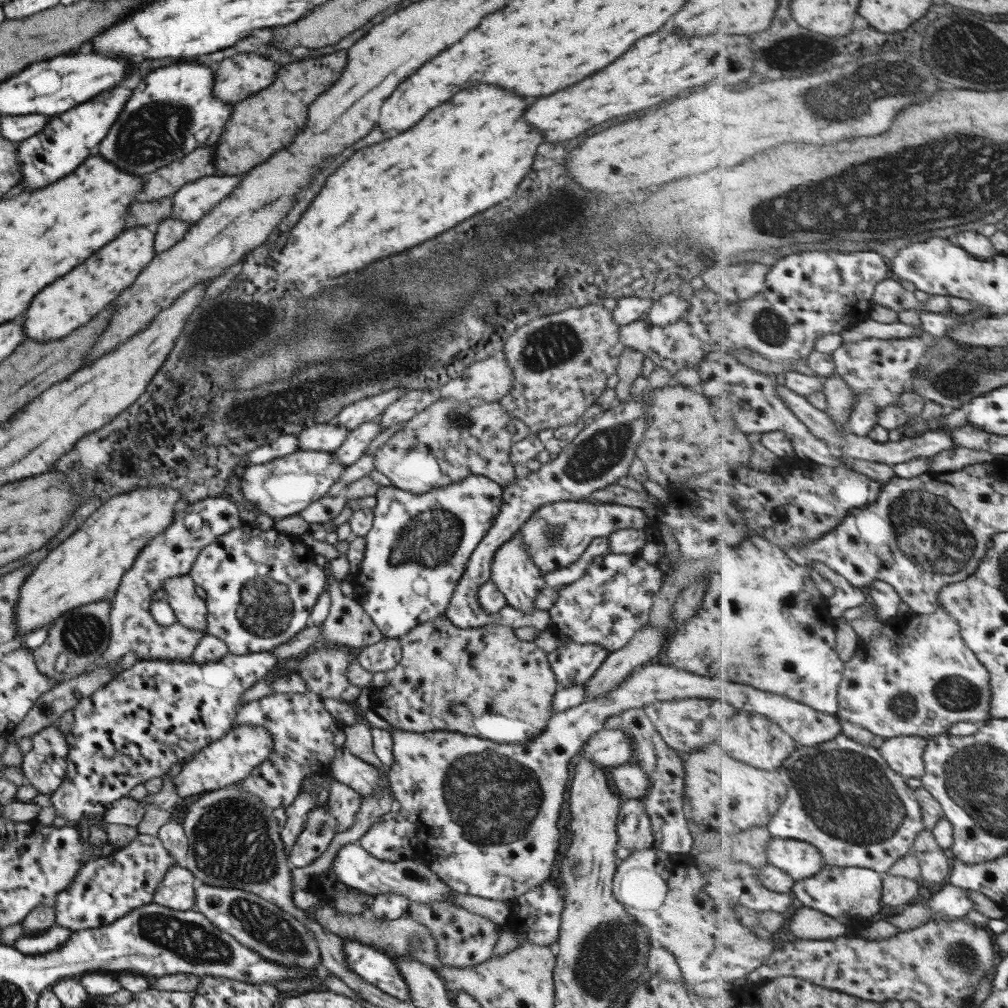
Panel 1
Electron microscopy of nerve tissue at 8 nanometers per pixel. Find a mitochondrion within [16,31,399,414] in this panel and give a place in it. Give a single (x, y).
(156, 131)

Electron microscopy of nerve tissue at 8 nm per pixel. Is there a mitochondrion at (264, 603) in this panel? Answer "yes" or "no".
yes

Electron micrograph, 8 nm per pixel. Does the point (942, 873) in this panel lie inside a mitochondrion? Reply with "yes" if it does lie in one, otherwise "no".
no

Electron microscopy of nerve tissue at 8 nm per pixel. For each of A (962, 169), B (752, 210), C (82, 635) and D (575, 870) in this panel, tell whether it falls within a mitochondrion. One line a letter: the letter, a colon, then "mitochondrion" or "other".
A: mitochondrion
B: mitochondrion
C: mitochondrion
D: mitochondrion

